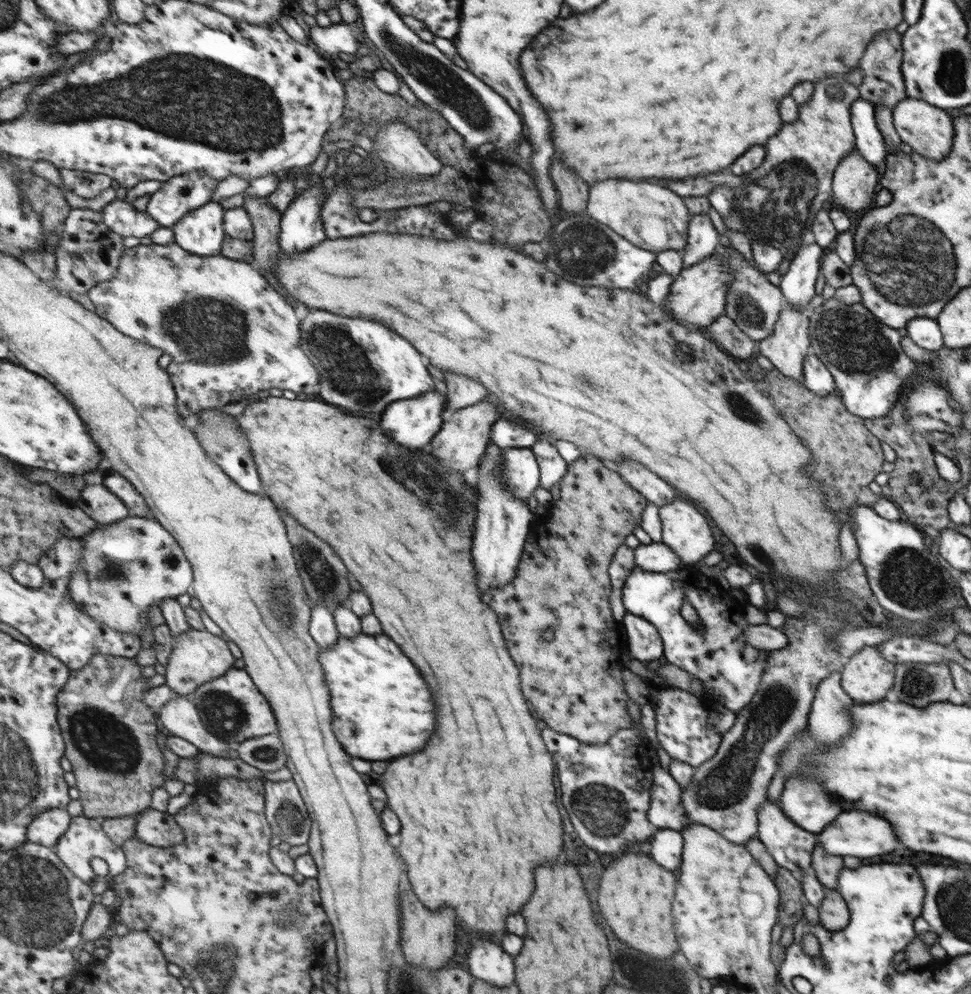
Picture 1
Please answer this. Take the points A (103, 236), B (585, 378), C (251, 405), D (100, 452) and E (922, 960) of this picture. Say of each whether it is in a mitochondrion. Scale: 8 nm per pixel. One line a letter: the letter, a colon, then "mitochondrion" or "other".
A: other
B: mitochondrion
C: other
D: other
E: other

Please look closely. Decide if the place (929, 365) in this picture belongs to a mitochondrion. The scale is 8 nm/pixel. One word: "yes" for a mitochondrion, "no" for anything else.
no

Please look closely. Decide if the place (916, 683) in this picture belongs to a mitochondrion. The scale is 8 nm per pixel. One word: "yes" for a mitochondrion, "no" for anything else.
yes

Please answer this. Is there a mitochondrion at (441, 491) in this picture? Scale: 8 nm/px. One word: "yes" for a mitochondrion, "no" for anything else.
yes

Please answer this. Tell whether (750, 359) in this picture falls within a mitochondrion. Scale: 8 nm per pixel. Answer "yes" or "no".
no

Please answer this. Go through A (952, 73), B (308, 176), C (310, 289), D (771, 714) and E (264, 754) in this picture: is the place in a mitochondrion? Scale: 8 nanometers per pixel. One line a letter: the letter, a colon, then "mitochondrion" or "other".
A: mitochondrion
B: other
C: other
D: mitochondrion
E: mitochondrion

